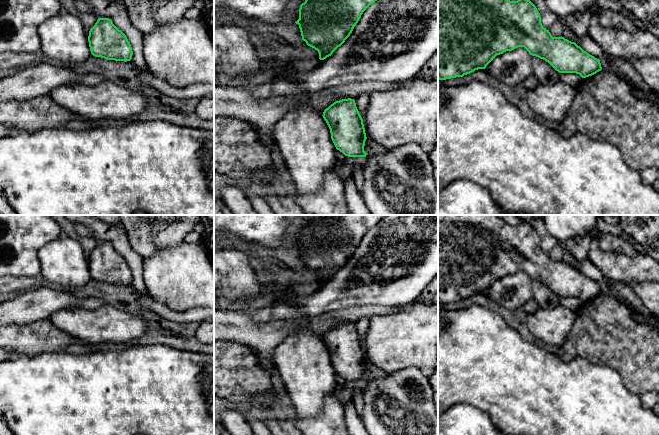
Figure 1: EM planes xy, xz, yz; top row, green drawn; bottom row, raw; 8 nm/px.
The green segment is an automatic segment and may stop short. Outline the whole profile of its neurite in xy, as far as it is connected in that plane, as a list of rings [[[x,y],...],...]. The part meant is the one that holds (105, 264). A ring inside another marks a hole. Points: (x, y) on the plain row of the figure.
[[[98,242],[89,255],[88,266],[95,281],[124,286],[132,283],[130,266],[109,242]]]

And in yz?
[[[438,215],[438,303],[463,301],[486,290],[506,275],[524,271],[530,279],[548,286],[559,297],[576,297],[582,302],[602,294],[600,284],[564,261],[553,261],[541,247],[536,230],[528,223],[510,225],[496,215]]]

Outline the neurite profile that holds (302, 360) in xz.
[[[308,316],[280,321],[293,323],[297,332],[275,347],[272,360],[296,416],[316,417],[325,396],[339,388],[330,353],[323,340],[307,327]]]

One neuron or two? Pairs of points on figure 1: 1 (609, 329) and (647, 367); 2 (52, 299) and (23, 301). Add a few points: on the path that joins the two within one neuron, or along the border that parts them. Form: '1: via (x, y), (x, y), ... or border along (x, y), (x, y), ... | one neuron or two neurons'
1: via (618, 338), (638, 358) | one neuron
2: via (45, 301), (30, 301) | one neuron

